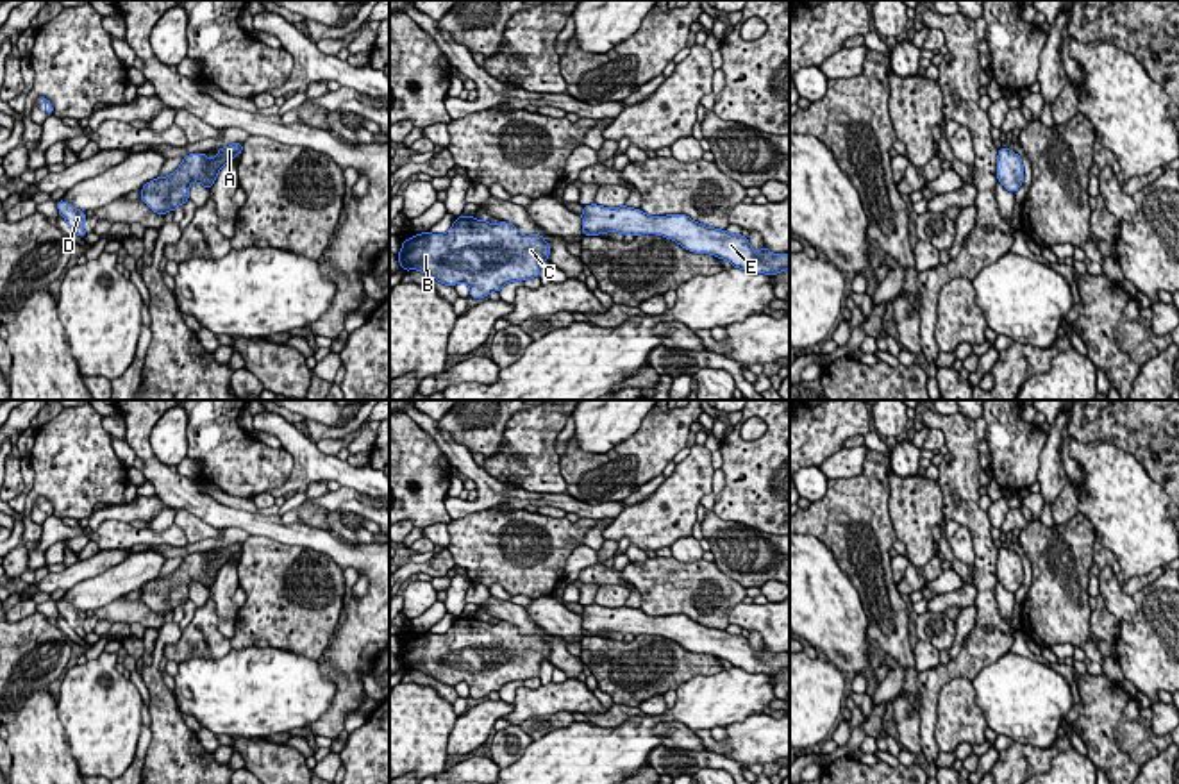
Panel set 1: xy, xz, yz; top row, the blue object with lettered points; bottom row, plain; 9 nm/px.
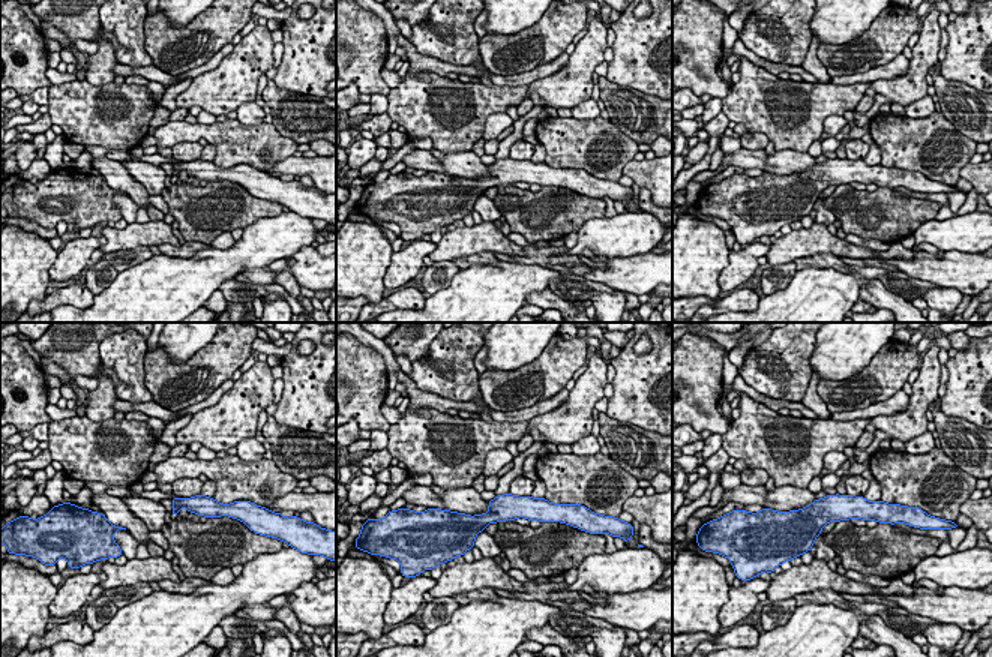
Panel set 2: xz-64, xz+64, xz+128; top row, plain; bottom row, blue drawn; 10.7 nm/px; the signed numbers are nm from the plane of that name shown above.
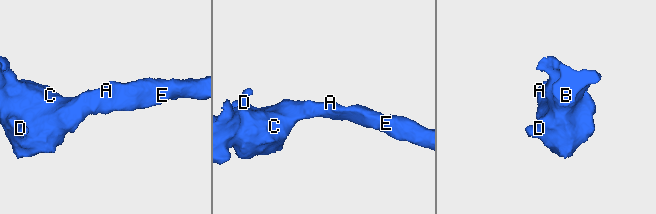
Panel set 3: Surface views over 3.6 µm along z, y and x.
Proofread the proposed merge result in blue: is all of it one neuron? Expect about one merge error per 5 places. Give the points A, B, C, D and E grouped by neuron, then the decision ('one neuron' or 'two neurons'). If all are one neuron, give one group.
A B C D E | one neuron

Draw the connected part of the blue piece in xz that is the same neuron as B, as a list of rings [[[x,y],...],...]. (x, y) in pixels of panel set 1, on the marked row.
[[[459,216],[445,234],[422,232],[402,241],[402,250],[397,255],[404,271],[418,270],[434,277],[445,286],[459,282],[468,284],[472,298],[489,296],[500,291],[504,284],[514,280],[529,280],[539,277],[539,266],[548,261],[550,243],[541,234],[522,236],[513,223],[500,221],[497,225],[473,216]]]

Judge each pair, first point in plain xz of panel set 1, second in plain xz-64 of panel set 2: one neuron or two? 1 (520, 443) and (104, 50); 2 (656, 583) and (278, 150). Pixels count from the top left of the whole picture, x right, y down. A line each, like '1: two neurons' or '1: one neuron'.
1: two neurons
2: one neuron

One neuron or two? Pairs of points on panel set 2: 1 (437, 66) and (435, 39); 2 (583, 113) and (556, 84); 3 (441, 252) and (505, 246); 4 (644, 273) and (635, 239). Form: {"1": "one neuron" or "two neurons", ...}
{"1": "two neurons", "2": "two neurons", "3": "one neuron", "4": "two neurons"}

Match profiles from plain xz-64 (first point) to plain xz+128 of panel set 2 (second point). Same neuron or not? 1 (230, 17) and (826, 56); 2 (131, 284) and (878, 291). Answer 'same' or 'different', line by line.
1: same
2: different

